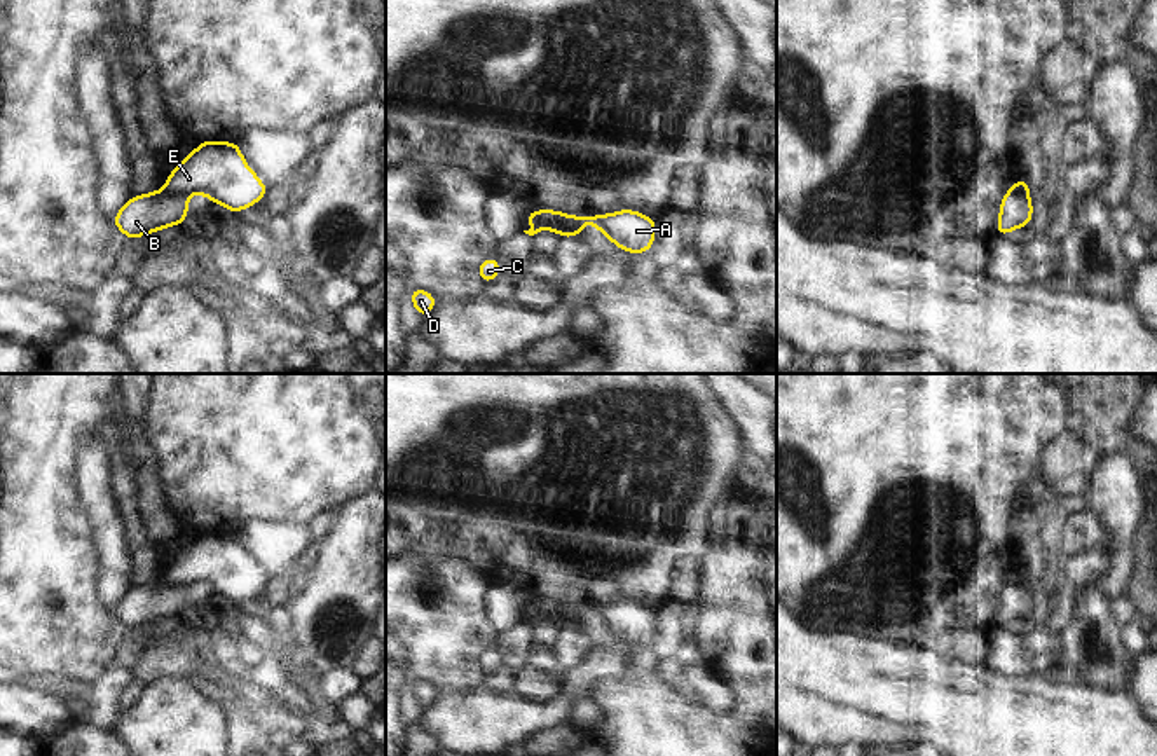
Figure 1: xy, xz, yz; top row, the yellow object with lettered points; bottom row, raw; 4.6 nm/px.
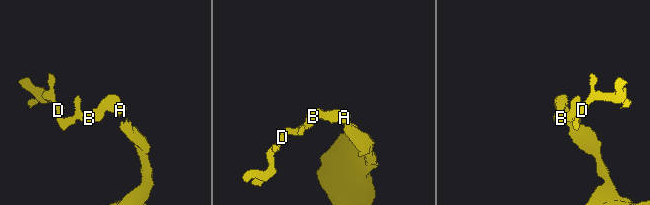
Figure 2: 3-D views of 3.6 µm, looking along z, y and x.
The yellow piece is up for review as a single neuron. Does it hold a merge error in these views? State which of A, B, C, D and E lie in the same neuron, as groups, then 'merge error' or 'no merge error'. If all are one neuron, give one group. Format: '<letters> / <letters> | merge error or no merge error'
A E / B C D | merge error

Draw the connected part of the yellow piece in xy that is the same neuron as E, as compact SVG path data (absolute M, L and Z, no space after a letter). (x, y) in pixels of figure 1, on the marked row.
M204 140L173 168L162 192L201 194L234 215L262 201L269 187L244 161L237 141Z

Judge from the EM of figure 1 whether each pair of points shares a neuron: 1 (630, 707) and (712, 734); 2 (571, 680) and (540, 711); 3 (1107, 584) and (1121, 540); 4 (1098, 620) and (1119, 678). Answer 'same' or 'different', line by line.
1: same
2: same
3: same
4: same

